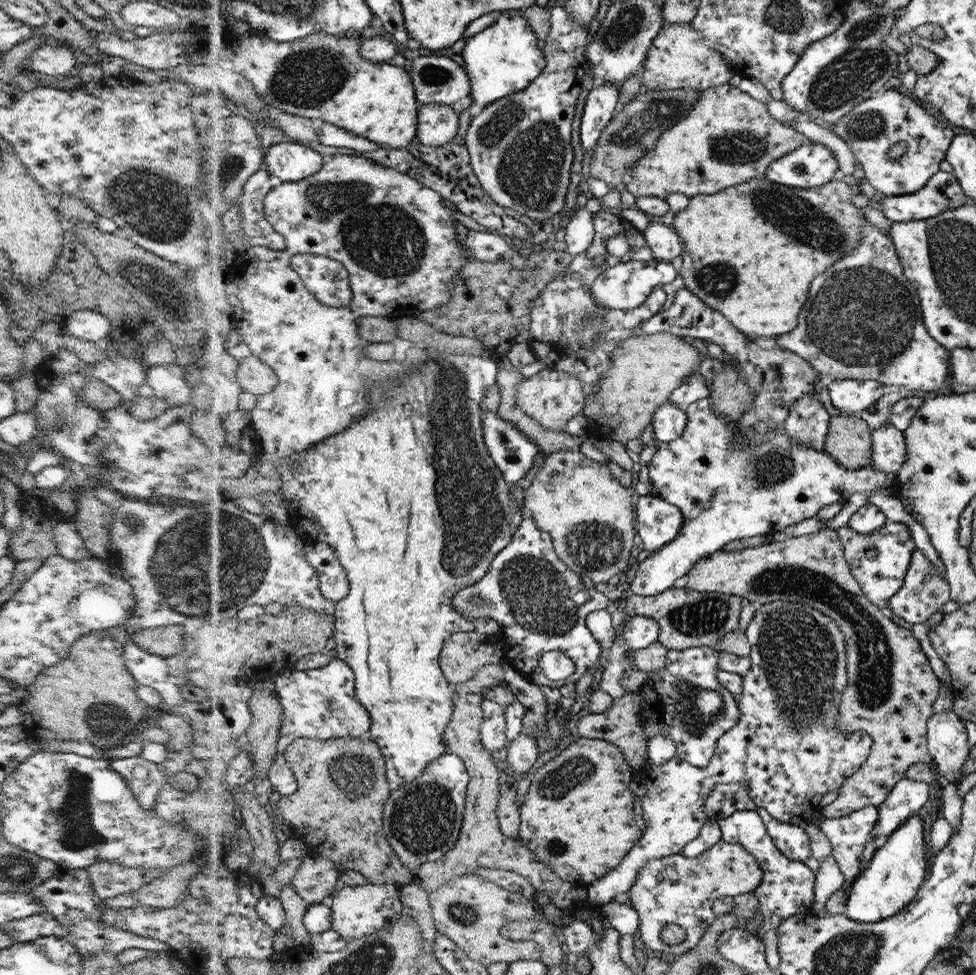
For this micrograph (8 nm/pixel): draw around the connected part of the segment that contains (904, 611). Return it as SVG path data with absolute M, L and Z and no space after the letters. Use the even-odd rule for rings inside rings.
M920 549L913 550L912 564L905 576L905 584L889 600L889 608L895 615L910 624L927 623L929 618L952 599L951 588L946 578L940 578L935 564Z

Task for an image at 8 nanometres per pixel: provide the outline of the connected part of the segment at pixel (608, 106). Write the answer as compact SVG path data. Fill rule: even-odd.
M603 84L594 87L588 94L581 117L580 142L584 150L596 148L603 130L613 120L613 114L619 109L620 87Z

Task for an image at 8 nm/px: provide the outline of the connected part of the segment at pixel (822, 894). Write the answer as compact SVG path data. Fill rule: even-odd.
M830 855L824 861L820 861L820 864L818 873L816 873L816 897L808 911L808 913L817 915L824 912L828 899L841 886L846 885L845 875L839 869L838 862L834 859L834 856Z

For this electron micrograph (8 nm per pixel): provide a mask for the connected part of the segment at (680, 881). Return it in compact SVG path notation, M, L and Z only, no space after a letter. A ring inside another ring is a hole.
M722 840L696 858L686 858L685 855L679 853L656 860L648 860L644 866L639 868L636 882L627 892L629 902L638 911L640 936L646 950L652 950L655 953L661 951L664 957L672 955L676 958L682 953L694 949L701 942L706 931L712 930L714 922L717 921L718 917L713 912L715 901L718 898L724 897L729 900L739 894L752 893L761 884L763 874L764 871L758 864L758 860L754 859L754 855L750 855L746 848ZM670 924L680 926L686 932L687 937L682 944L666 944L661 939L662 930Z

